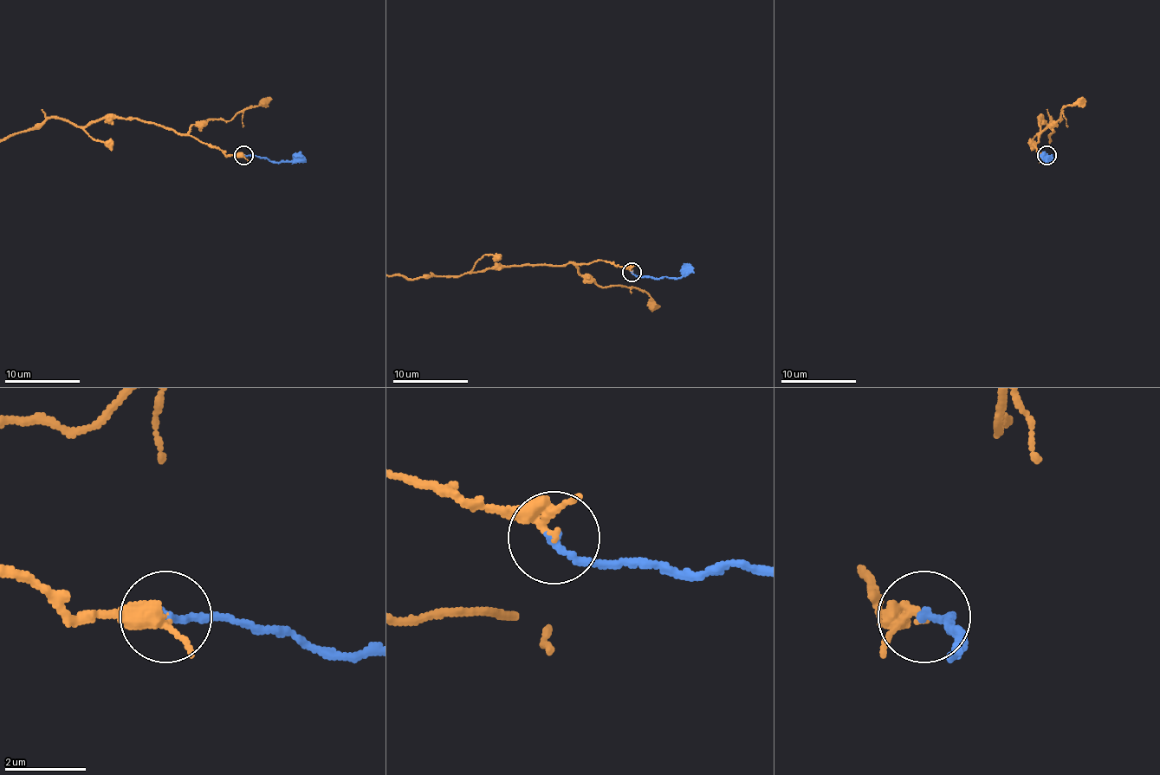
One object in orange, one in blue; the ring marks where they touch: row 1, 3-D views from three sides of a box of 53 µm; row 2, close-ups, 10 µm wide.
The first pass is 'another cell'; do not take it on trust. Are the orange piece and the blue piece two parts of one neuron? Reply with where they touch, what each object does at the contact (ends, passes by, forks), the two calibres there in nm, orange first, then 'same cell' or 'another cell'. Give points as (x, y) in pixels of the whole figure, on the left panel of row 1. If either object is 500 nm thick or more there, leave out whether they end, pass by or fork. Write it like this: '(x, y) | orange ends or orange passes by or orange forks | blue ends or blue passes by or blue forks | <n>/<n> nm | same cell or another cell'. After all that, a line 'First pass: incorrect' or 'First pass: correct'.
(243, 155) | orange passes by | blue ends | 220/200 nm | same cell
First pass: incorrect

